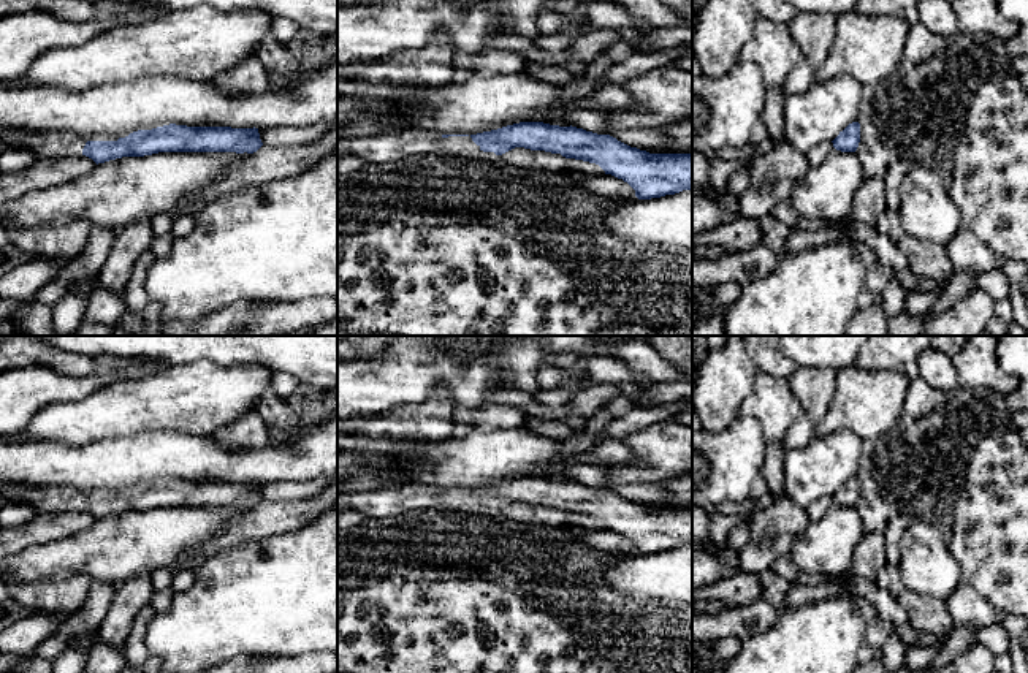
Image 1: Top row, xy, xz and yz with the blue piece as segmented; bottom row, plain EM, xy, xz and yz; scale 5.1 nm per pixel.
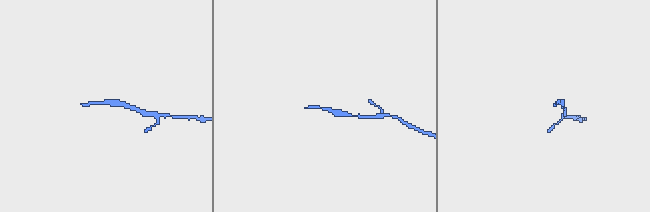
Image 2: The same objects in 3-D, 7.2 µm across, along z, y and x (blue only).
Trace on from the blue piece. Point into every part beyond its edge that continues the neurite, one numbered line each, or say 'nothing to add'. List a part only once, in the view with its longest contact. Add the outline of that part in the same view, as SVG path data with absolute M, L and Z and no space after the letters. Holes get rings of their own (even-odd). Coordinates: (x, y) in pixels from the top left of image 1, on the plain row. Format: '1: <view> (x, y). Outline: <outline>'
1: xy (54, 499). Outline: M0 483L0 497L10 502L33 505L40 513L59 513L65 510L82 510L87 496L117 496L130 488L98 489L86 492L74 488L36 488L25 483Z

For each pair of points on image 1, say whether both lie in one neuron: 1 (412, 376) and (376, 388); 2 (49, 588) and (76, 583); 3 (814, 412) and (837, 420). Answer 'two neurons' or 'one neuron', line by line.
1: one neuron
2: one neuron
3: two neurons

